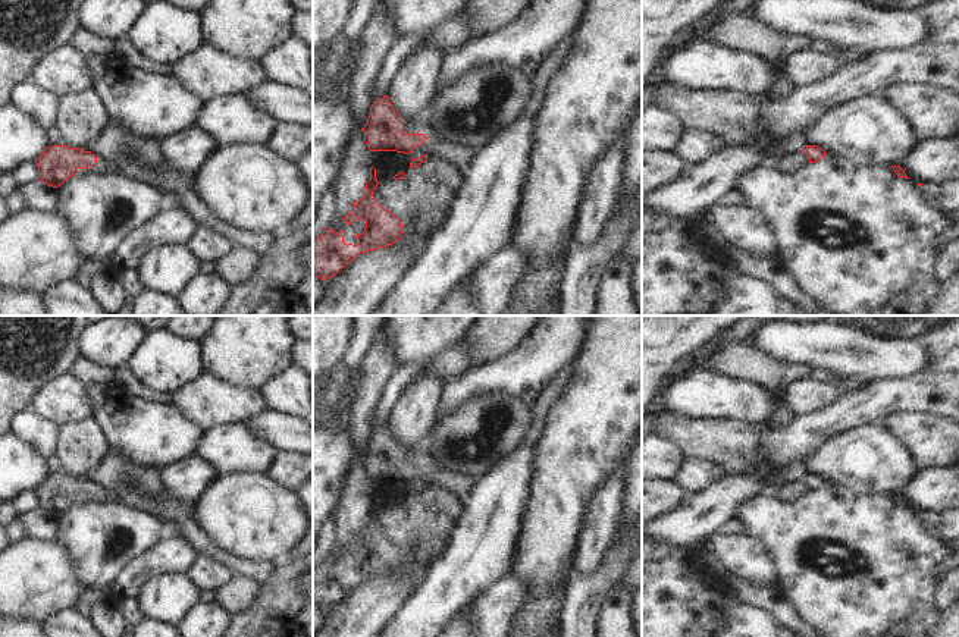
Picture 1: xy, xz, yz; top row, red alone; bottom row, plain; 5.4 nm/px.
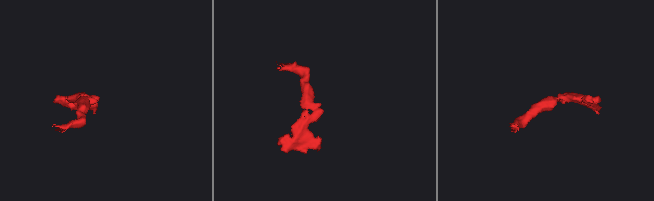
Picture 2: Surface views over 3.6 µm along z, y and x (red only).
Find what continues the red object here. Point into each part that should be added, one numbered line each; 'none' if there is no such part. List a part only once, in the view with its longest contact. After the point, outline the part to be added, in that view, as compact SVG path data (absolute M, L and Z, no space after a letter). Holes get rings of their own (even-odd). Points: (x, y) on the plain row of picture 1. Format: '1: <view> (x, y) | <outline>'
1: xz (458, 485) | M429 437L419 440L414 446L404 448L404 462L424 462L426 470L413 480L432 484L451 492L461 503L466 502L476 477L442 468L429 452Z

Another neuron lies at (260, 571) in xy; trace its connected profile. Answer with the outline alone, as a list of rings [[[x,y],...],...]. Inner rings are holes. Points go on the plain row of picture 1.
[[[187,518],[175,524],[172,528],[169,528],[169,531],[176,533],[182,540],[189,543],[194,547],[195,553],[213,558],[235,575],[248,577],[258,584],[264,584],[270,580],[275,571],[275,562],[269,559],[258,562],[242,559],[219,547],[204,534],[204,531],[194,523],[192,518]]]

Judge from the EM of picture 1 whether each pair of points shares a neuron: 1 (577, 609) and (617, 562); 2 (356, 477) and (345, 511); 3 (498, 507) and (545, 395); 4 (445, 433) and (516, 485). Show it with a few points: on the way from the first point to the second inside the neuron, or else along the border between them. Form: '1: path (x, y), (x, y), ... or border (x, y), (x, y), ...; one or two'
1: path (583, 598), (607, 574); one
2: path (356, 486), (353, 502); one
3: path (508, 479), (522, 460), (536, 423); one
4: border (519, 445), (476, 479); two

